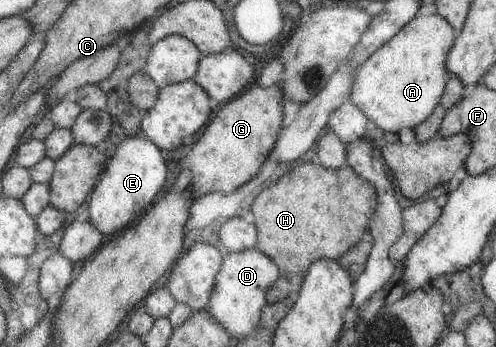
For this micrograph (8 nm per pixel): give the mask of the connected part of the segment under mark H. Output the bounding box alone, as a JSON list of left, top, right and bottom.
[250,162,376,302]

